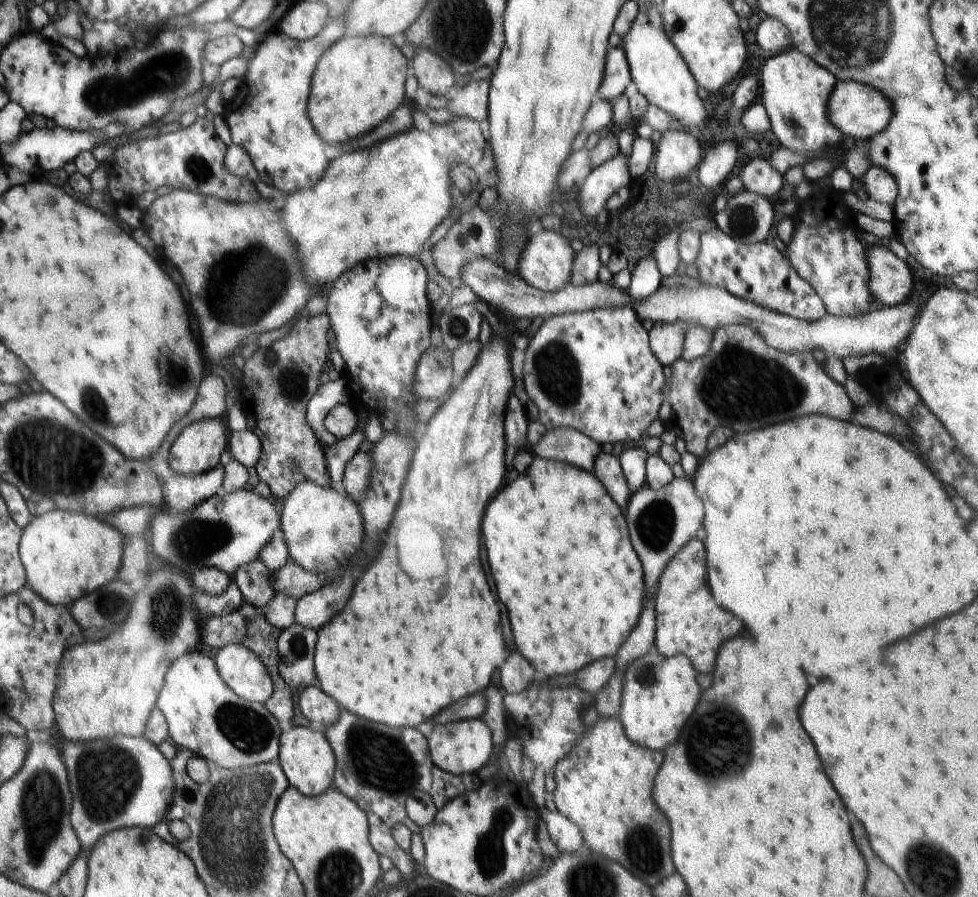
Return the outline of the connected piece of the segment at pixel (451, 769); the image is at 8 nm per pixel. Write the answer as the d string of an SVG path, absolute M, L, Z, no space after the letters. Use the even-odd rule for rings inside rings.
M481 718L436 725L426 740L432 762L444 772L460 777L462 774L487 774L490 769L489 758L494 745L490 730Z

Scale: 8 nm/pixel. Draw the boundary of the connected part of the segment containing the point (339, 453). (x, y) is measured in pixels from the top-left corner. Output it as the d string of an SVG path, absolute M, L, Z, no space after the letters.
M358 424L356 430L343 440L337 440L328 446L324 452L324 458L326 460L326 472L330 476L332 486L340 488L342 486L342 478L344 478L344 470L346 464L352 460L352 458L358 452L360 444L363 441L362 426Z

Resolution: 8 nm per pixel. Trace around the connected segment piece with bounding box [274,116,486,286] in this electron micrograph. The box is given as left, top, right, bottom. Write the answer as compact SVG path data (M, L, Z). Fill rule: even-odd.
M462 116L446 124L434 124L429 130L420 131L413 125L412 130L394 134L390 140L384 140L372 148L345 150L338 158L330 161L316 187L287 194L284 204L274 207L284 224L283 228L298 246L304 274L320 286L330 286L340 274L364 260L396 254L414 256L416 259L426 249L426 243L434 230L448 218L452 208L448 178L450 168L454 164L466 164L474 168L482 160L484 146L486 142L478 122Z

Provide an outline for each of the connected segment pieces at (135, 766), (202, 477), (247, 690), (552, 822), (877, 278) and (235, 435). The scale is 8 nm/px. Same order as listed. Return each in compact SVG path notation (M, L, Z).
M116 734L104 740L74 742L74 744L62 742L61 747L64 748L64 764L67 766L67 776L74 796L72 828L75 828L80 844L84 844L84 848L90 848L92 844L98 843L108 832L133 827L152 829L156 824L165 821L172 806L176 784L172 778L169 761L151 741L145 737Z
M170 443L160 446L152 456L154 476L162 490L164 508L174 514L190 512L200 502L218 494L223 486L224 467L219 463L211 470L201 474L184 476L170 466Z
M228 644L216 654L216 669L224 683L240 698L265 704L273 694L266 666L246 646Z
M544 806L539 808L539 816L544 819L550 840L556 844L561 853L576 852L581 850L583 836L576 824L572 824L568 818L562 816L557 810Z
M878 244L867 246L869 279L867 287L878 307L900 306L913 287L910 266L890 249Z
M247 429L240 432L230 430L227 447L232 458L246 469L255 467L263 454L260 440Z

